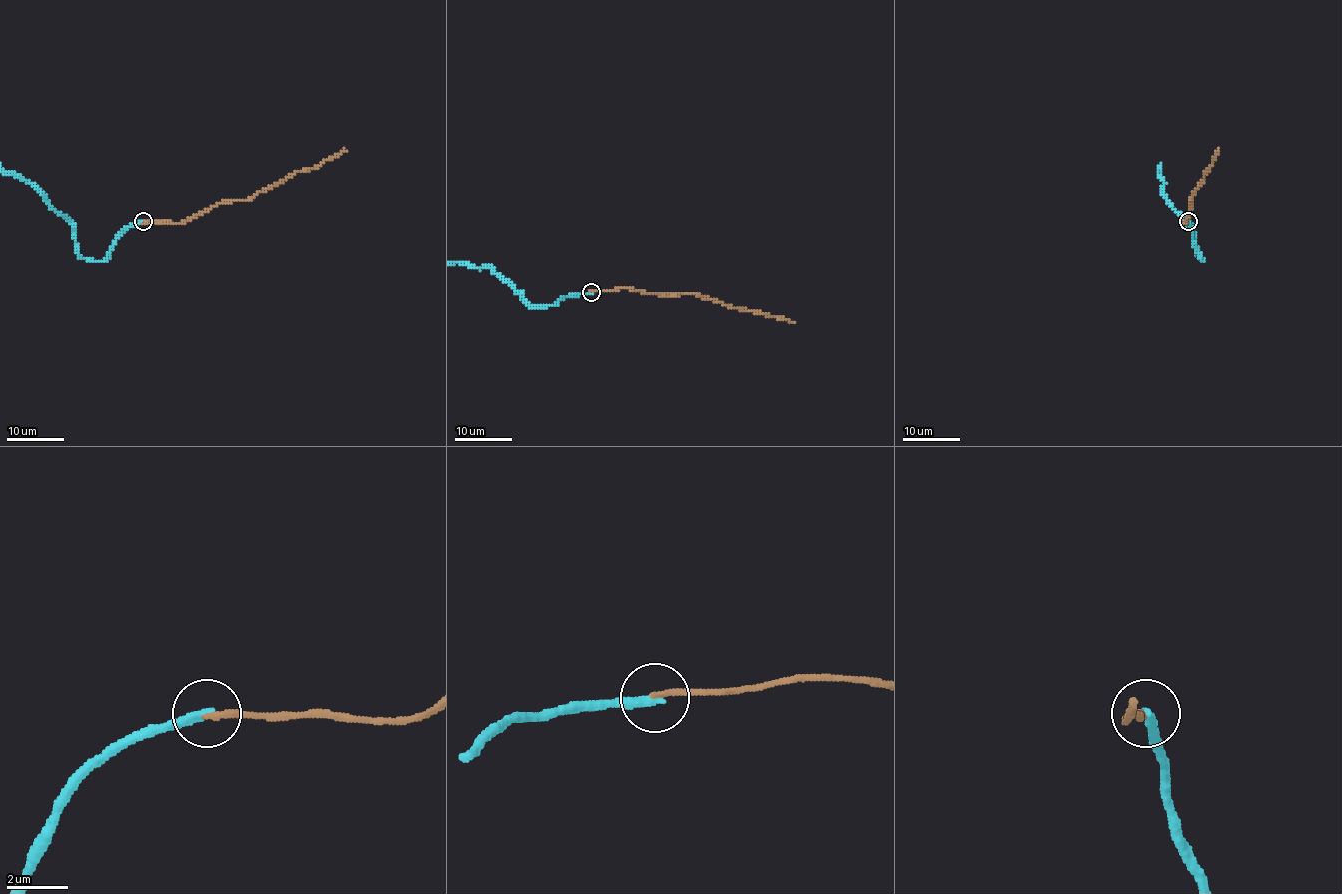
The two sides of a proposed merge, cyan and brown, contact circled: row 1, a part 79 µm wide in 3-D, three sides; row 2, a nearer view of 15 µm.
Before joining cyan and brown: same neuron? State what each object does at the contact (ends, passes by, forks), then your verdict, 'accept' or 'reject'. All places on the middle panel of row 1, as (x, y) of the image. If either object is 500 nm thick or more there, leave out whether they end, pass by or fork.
cyan ends there; brown ends there; reject

